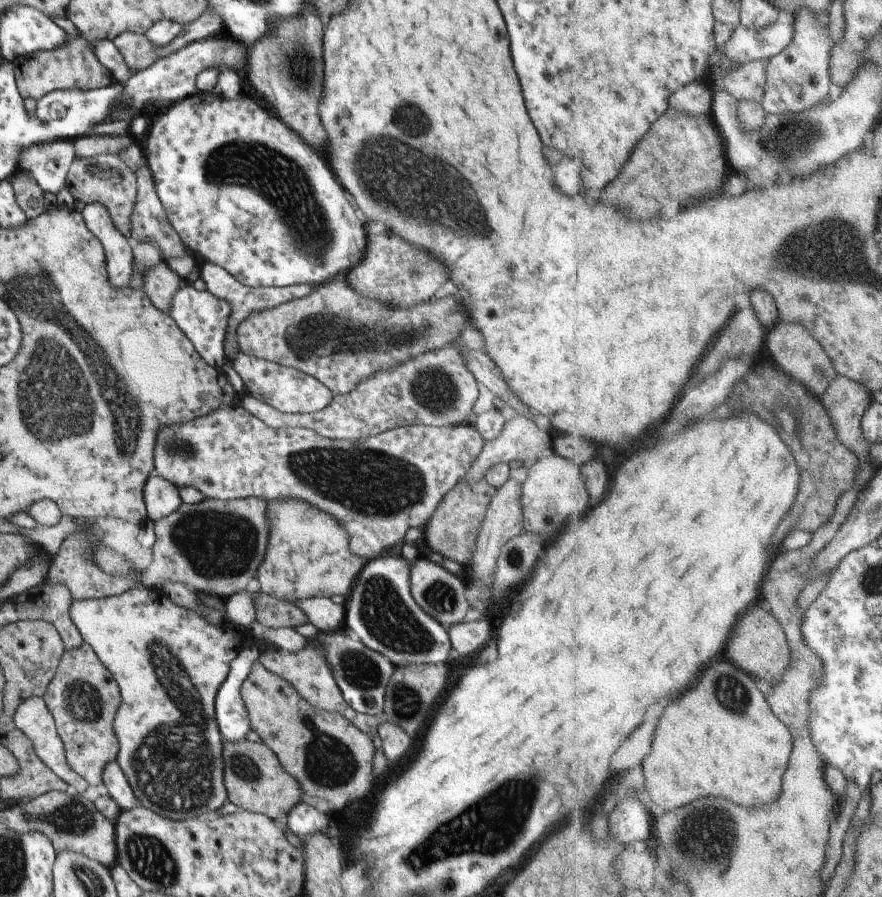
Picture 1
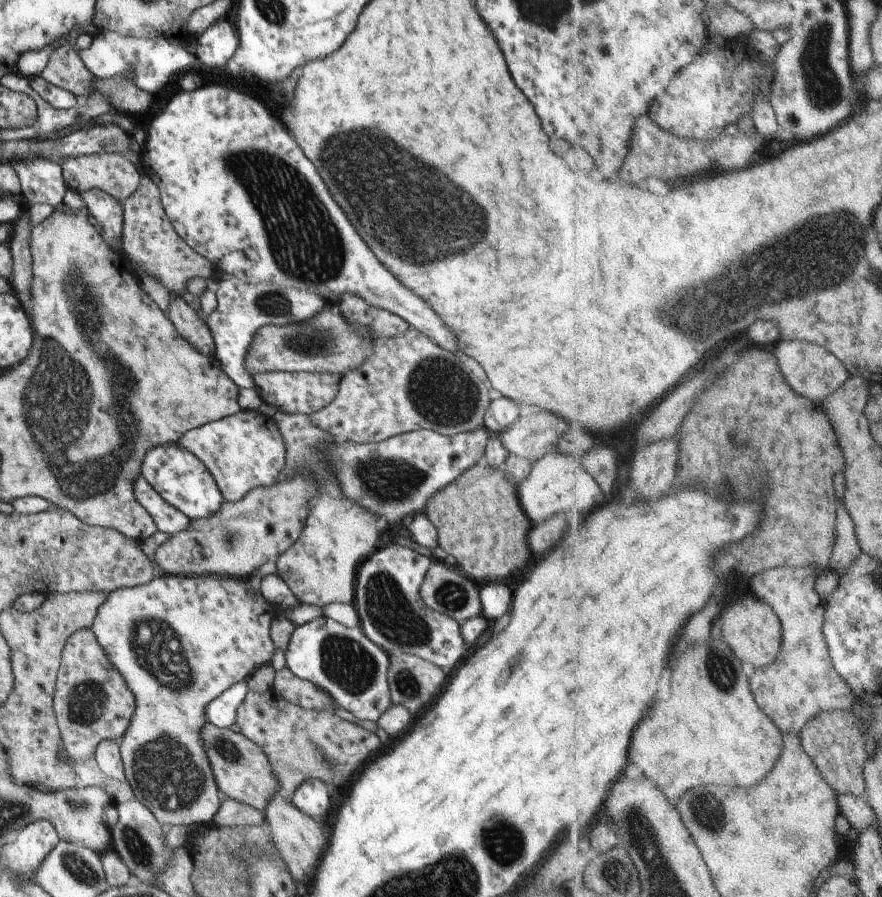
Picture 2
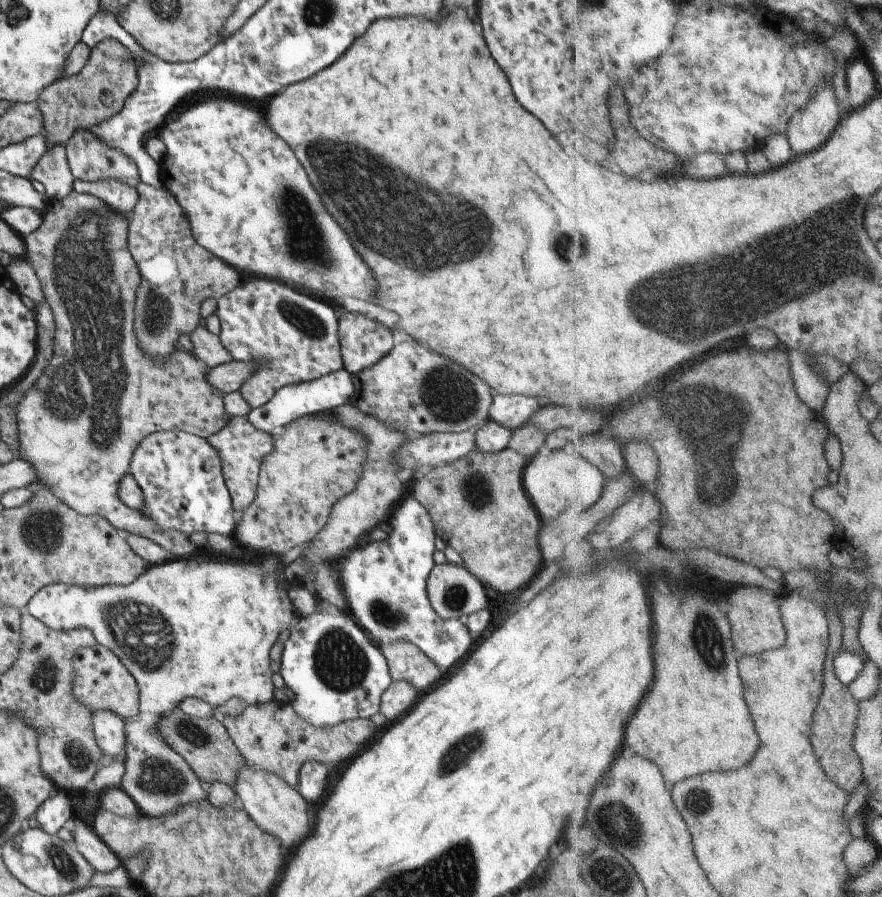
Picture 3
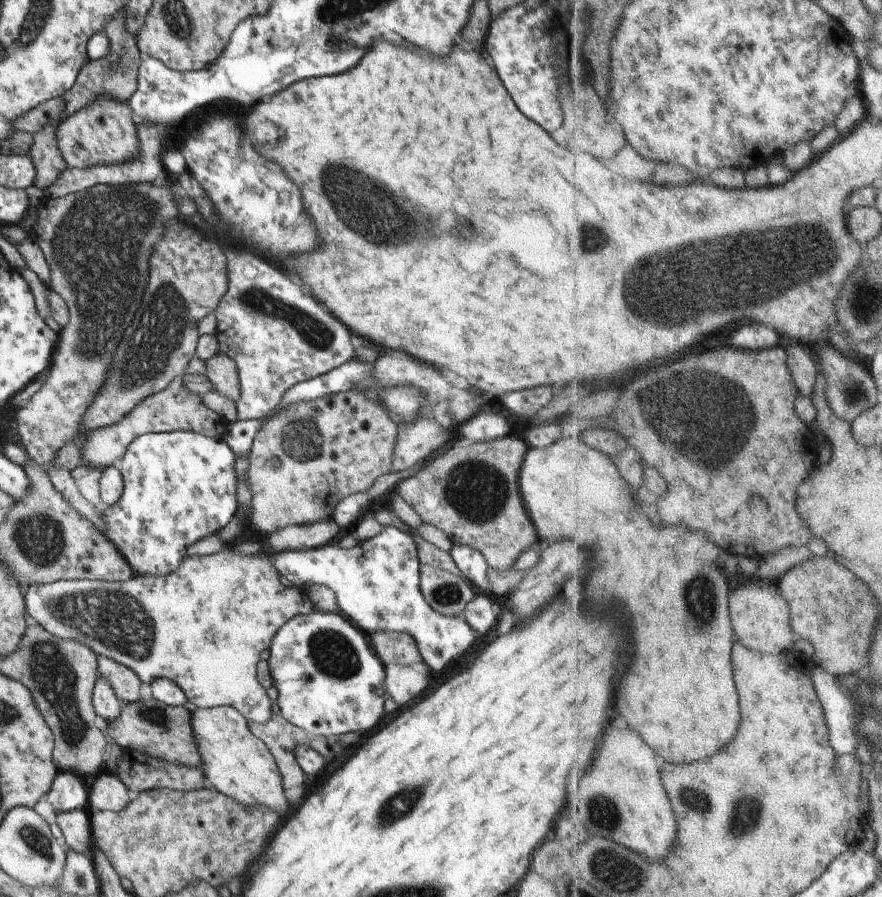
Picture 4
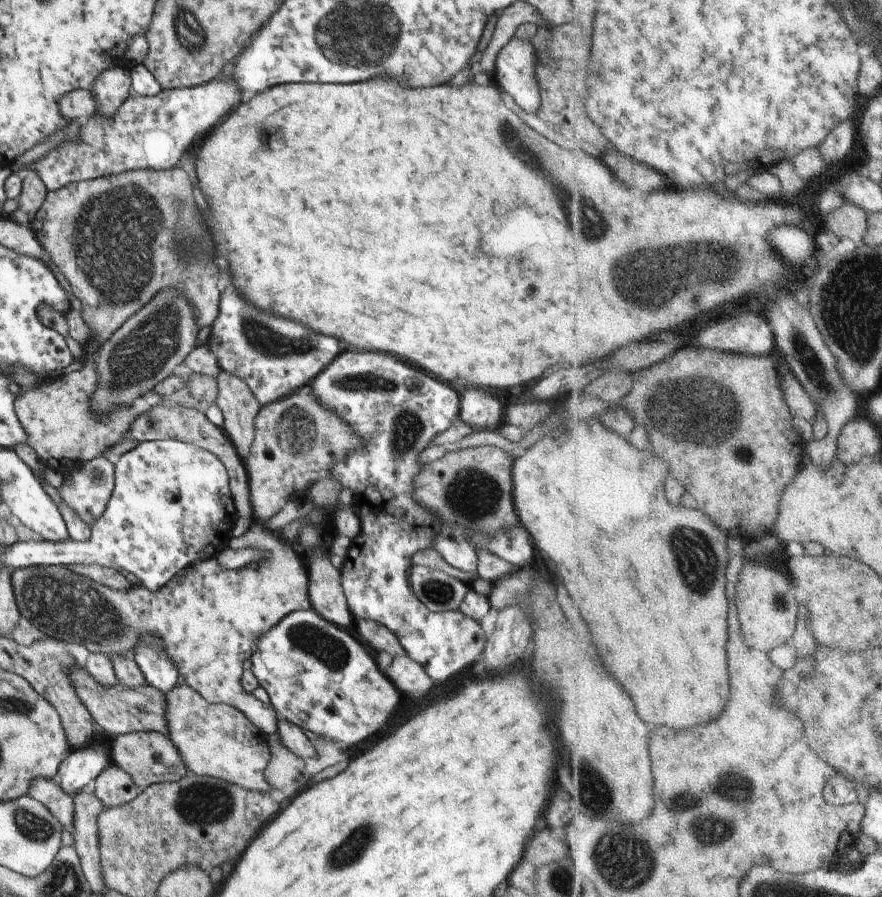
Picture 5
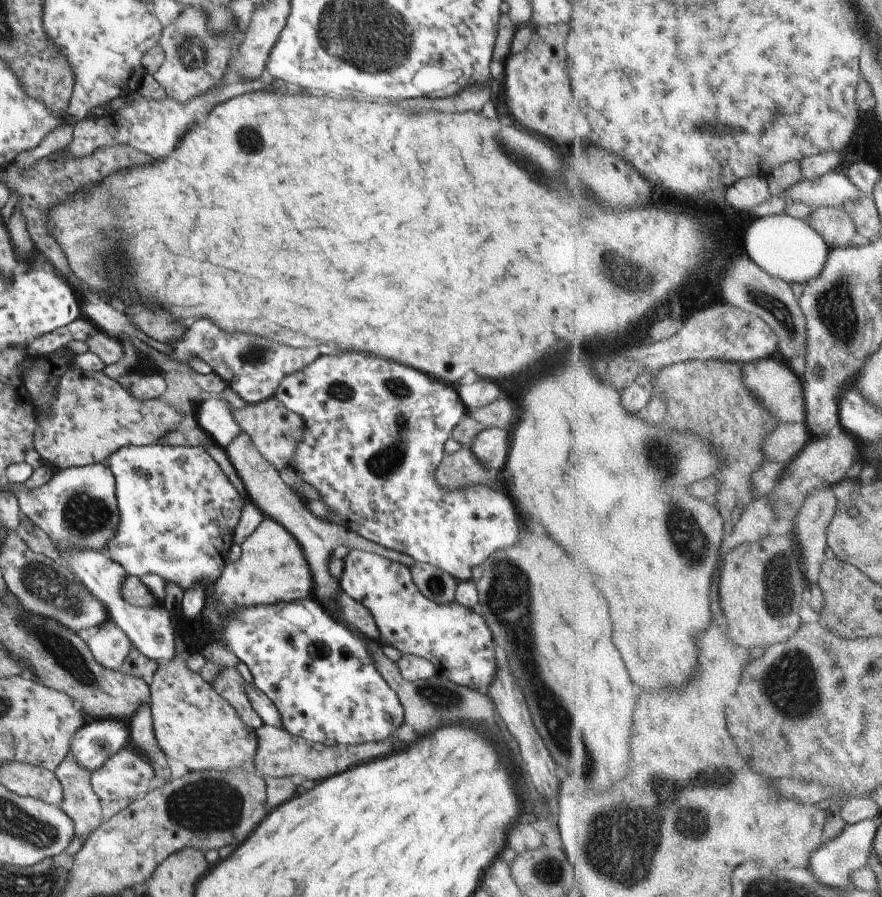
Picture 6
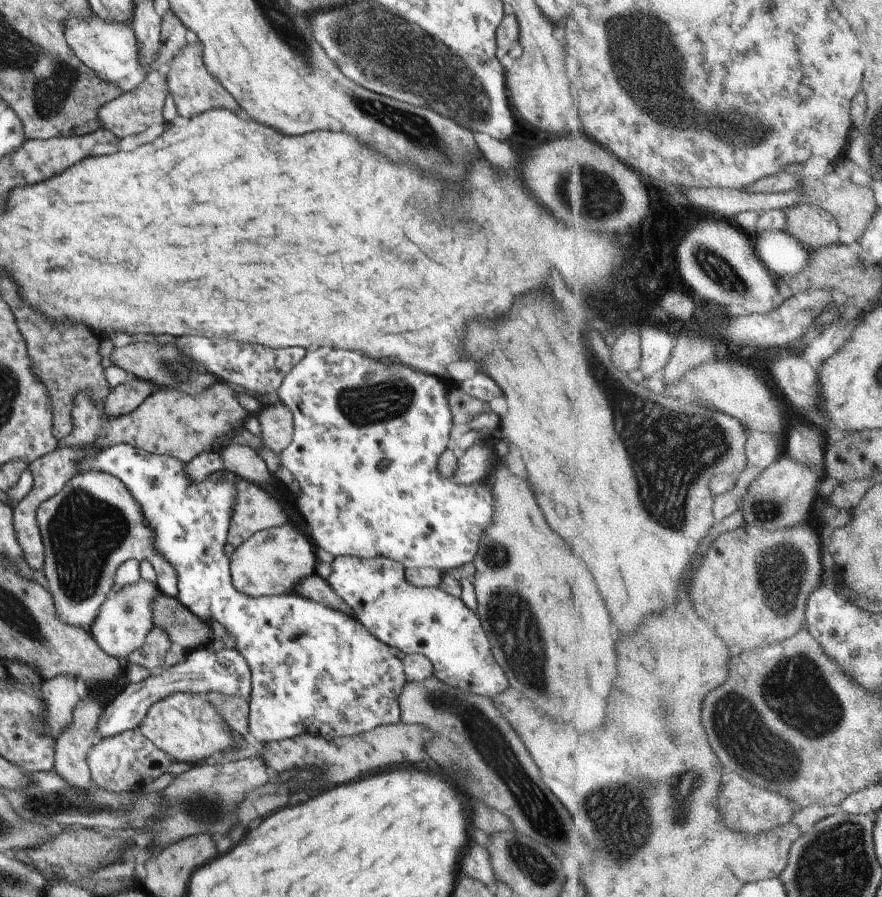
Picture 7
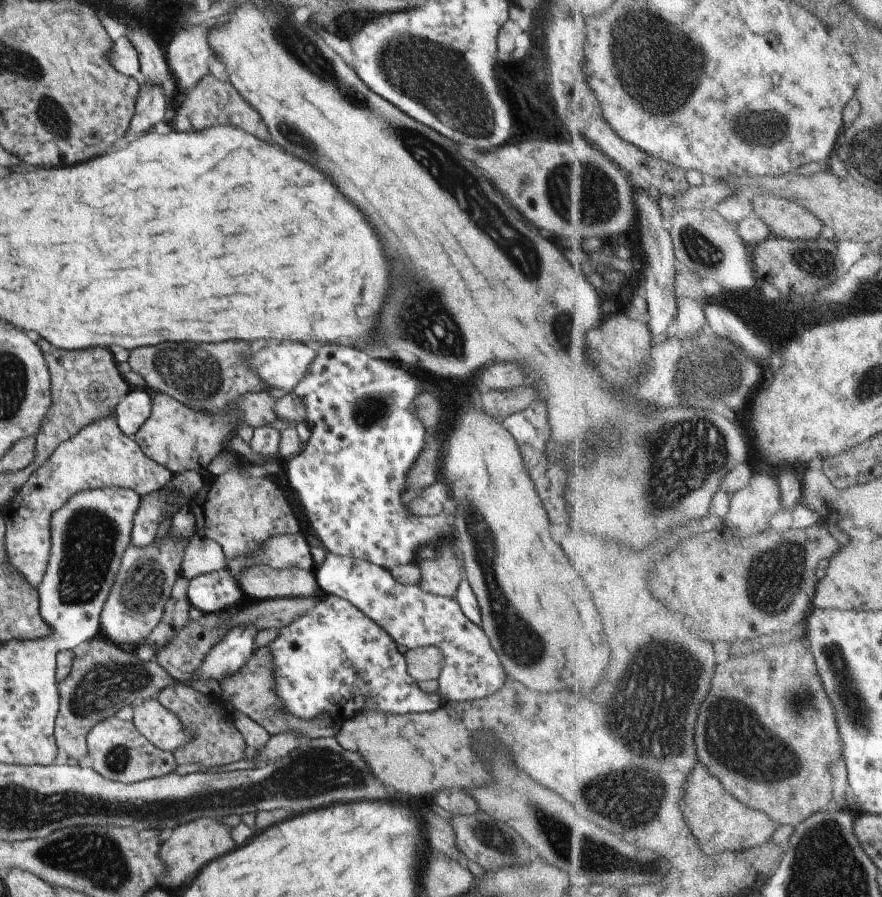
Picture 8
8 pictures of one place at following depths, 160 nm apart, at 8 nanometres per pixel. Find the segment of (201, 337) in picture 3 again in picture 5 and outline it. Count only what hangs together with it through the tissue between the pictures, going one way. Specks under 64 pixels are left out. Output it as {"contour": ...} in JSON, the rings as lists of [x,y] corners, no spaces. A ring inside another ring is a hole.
{"contour":[[[219,371],[216,383],[218,390],[214,404],[222,412],[221,430],[245,466],[245,458],[254,437],[254,416],[260,404],[247,385],[231,373]]]}

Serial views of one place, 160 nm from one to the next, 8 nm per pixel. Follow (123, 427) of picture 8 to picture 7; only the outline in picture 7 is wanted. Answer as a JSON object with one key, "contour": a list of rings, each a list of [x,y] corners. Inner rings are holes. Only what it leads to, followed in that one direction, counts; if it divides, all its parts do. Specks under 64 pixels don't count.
{"contour":[[[119,443],[111,445],[103,449],[97,455],[87,457],[80,461],[80,472],[87,471],[104,471],[111,476],[115,476],[124,485],[125,488],[134,496],[139,503],[144,519],[152,526],[154,532],[154,547],[165,561],[169,561],[176,572],[176,589],[175,598],[185,607],[191,614],[194,614],[199,620],[205,621],[209,626],[210,622],[221,624],[227,634],[232,634],[235,642],[231,646],[235,647],[246,660],[246,665],[250,670],[250,695],[248,696],[248,734],[257,742],[270,743],[274,740],[289,738],[299,733],[309,733],[313,736],[330,737],[346,737],[353,736],[362,732],[367,732],[372,728],[383,724],[393,724],[397,722],[400,716],[398,707],[398,696],[402,688],[406,685],[407,680],[402,662],[394,654],[386,644],[377,640],[355,617],[341,612],[339,609],[329,608],[327,605],[298,597],[295,594],[271,595],[268,597],[250,597],[233,588],[230,579],[229,561],[223,552],[222,546],[226,544],[226,532],[228,529],[229,513],[234,503],[235,481],[231,482],[210,482],[208,476],[199,483],[189,483],[184,475],[190,468],[191,464],[185,464],[179,459],[167,457],[166,455],[156,455],[148,453],[144,450],[135,448],[127,443]]]}

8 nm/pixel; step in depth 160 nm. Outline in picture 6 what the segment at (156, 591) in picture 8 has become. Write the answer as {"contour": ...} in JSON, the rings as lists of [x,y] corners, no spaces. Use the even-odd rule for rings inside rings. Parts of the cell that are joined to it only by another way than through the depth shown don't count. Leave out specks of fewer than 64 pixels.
{"contour":[[[110,618],[98,626],[86,645],[96,663],[116,671],[132,647],[127,635]]]}

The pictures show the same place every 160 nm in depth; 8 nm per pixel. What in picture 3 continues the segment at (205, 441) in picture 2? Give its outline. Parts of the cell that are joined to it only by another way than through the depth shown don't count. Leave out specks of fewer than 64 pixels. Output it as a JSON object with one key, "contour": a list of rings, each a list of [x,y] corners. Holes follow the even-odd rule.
{"contour":[[[245,416],[229,417],[227,424],[219,432],[208,436],[207,442],[219,452],[222,464],[222,477],[226,484],[231,504],[236,517],[253,502],[255,498],[256,482],[258,479],[258,468],[260,460],[272,449],[270,436],[253,428]]]}

